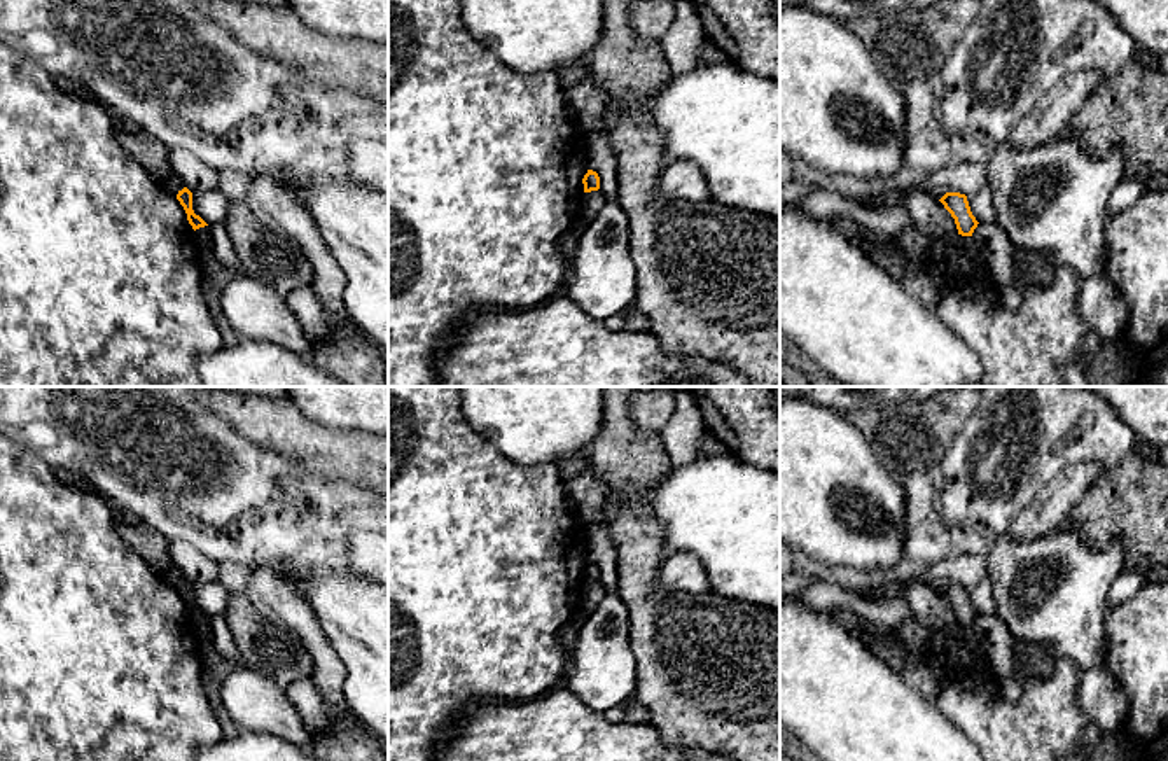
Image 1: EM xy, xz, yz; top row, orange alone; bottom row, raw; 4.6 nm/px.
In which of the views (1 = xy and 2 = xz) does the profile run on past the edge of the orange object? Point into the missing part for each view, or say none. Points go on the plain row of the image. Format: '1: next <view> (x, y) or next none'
1: next none
2: next none

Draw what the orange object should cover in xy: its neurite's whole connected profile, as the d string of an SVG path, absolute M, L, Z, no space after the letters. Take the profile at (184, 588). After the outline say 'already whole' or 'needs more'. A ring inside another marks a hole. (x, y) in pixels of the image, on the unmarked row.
M187 579L178 583L177 591L184 598L184 602L187 605L187 612L192 618L194 623L208 618L199 607L194 605L194 602L192 602L192 584Z | already whole

